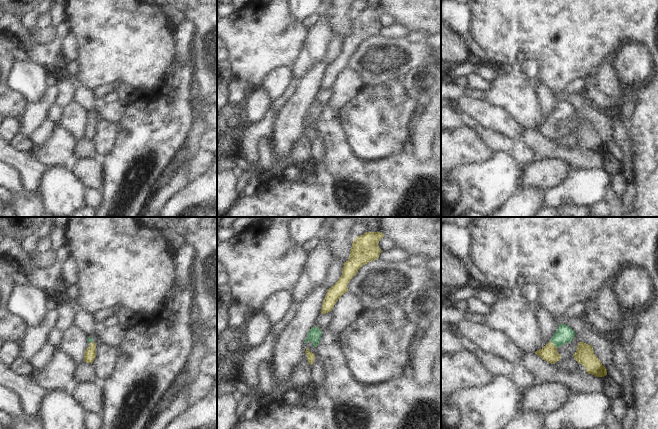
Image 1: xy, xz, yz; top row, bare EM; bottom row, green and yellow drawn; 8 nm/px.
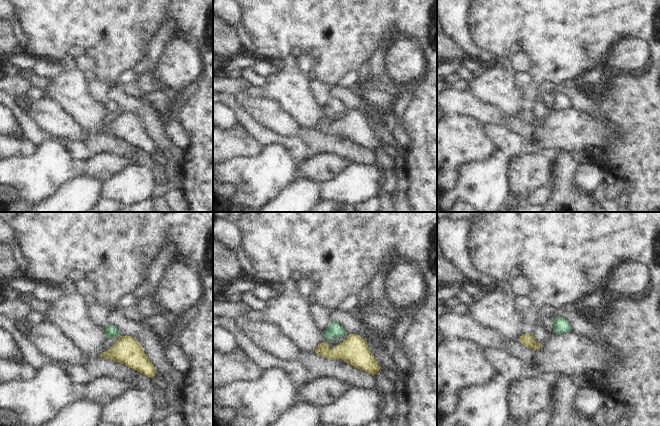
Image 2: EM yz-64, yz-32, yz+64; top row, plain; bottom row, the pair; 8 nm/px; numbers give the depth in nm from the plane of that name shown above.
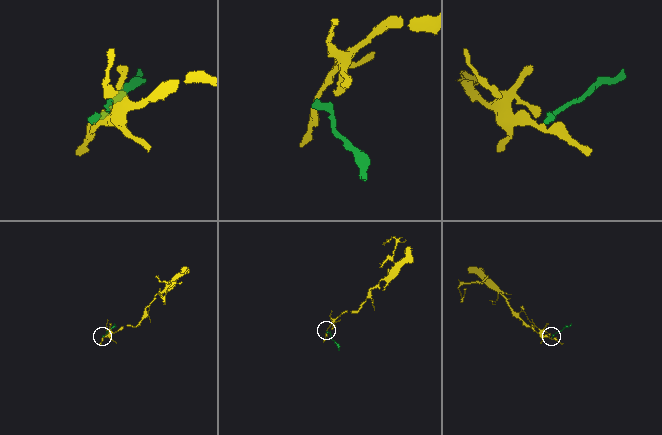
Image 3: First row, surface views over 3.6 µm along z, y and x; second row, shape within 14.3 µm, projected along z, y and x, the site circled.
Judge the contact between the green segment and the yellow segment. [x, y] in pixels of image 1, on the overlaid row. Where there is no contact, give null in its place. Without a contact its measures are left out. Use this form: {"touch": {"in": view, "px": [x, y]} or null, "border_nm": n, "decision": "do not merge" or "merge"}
{"touch": {"in": "yz", "px": [553, 343]}, "border_nm": 80, "decision": "merge"}

